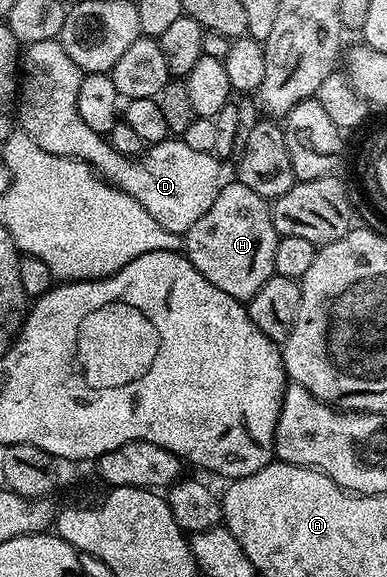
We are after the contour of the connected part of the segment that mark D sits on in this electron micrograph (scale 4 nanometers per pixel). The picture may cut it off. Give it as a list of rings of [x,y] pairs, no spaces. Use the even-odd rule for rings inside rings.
[[[59,39],[47,40],[46,42],[34,42],[23,49],[18,76],[18,124],[42,150],[50,150],[50,154],[58,154],[66,158],[84,160],[92,168],[95,168],[109,184],[121,188],[126,194],[130,194],[162,226],[171,232],[185,233],[214,206],[214,198],[218,198],[222,187],[220,180],[220,164],[211,152],[202,154],[199,150],[193,150],[186,146],[183,138],[169,138],[151,145],[143,154],[133,158],[124,156],[119,150],[112,147],[101,133],[90,130],[86,122],[82,122],[82,114],[78,114],[78,86],[82,86],[85,73],[66,54],[66,50],[60,45]]]

